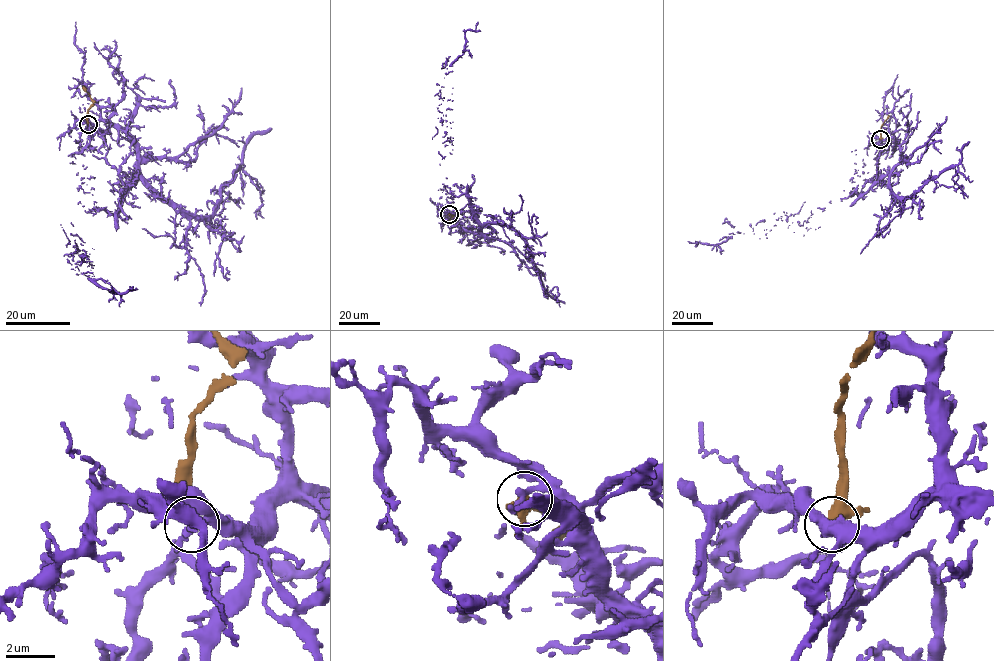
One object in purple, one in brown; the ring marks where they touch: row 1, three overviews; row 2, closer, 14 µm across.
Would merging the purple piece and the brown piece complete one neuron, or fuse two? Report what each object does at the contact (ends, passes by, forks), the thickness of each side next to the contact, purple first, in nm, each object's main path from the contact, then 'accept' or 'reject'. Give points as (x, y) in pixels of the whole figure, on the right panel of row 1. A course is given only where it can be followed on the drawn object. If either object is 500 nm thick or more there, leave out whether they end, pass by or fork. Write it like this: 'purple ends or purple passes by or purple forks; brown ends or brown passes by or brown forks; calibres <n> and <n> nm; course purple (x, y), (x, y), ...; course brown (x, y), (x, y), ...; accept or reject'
purple ends; brown passes by; calibres 360 and 380 nm; course purple (879, 139), (897, 142), (900, 161), (861, 194), (844, 190), (801, 226), (773, 214), (718, 244), (688, 241); course brown (880, 139), (882, 124), (888, 115); reject

